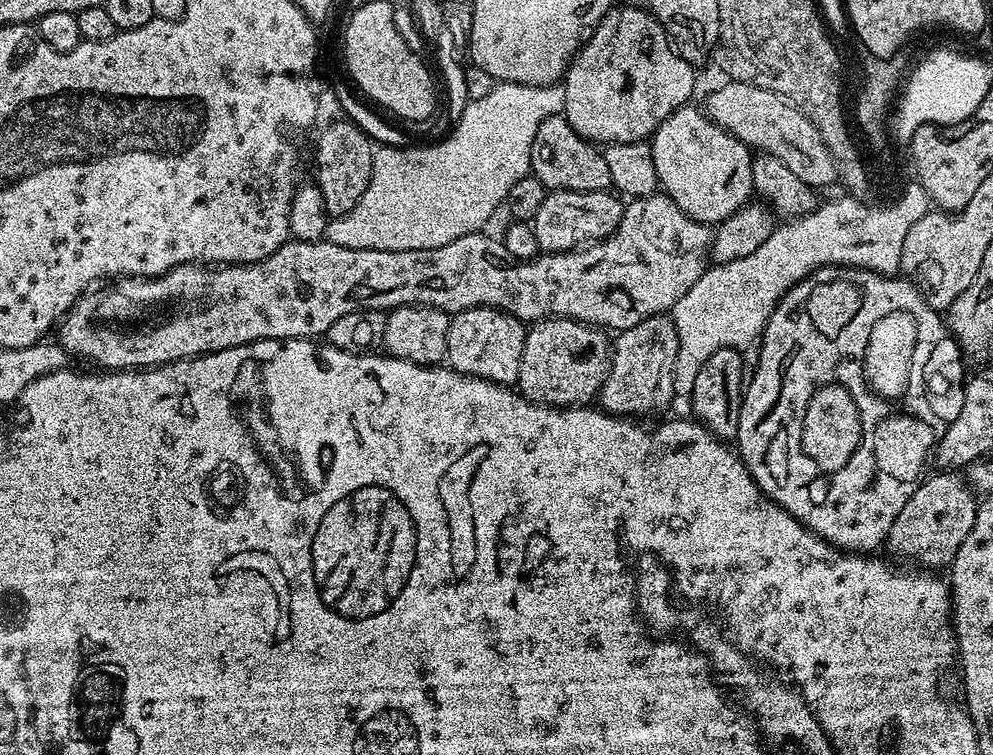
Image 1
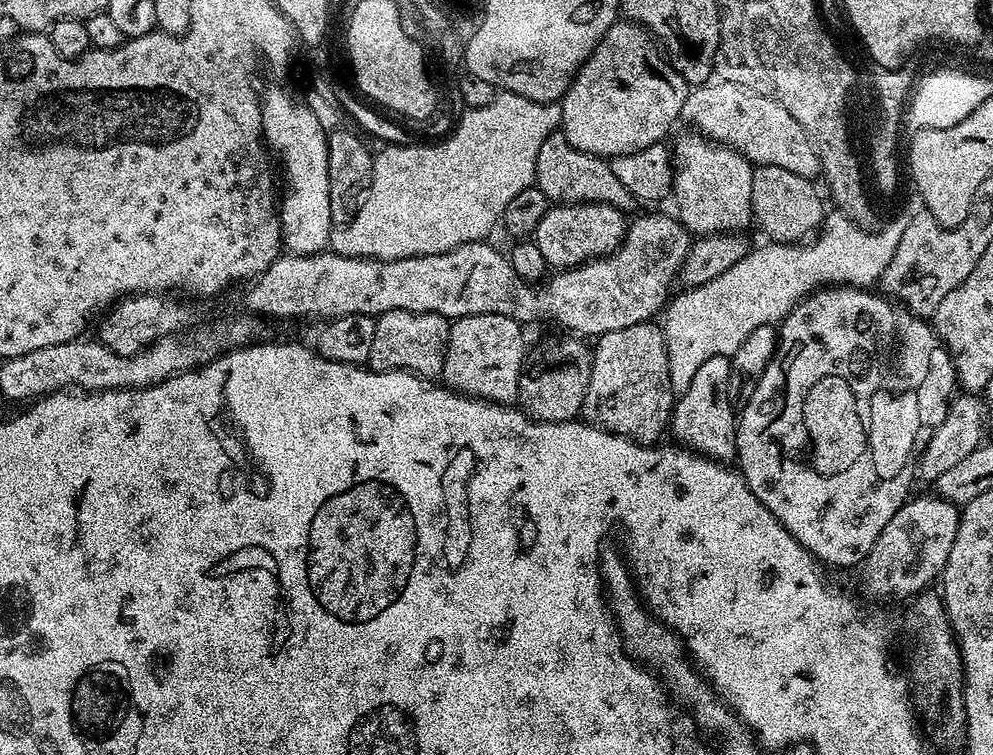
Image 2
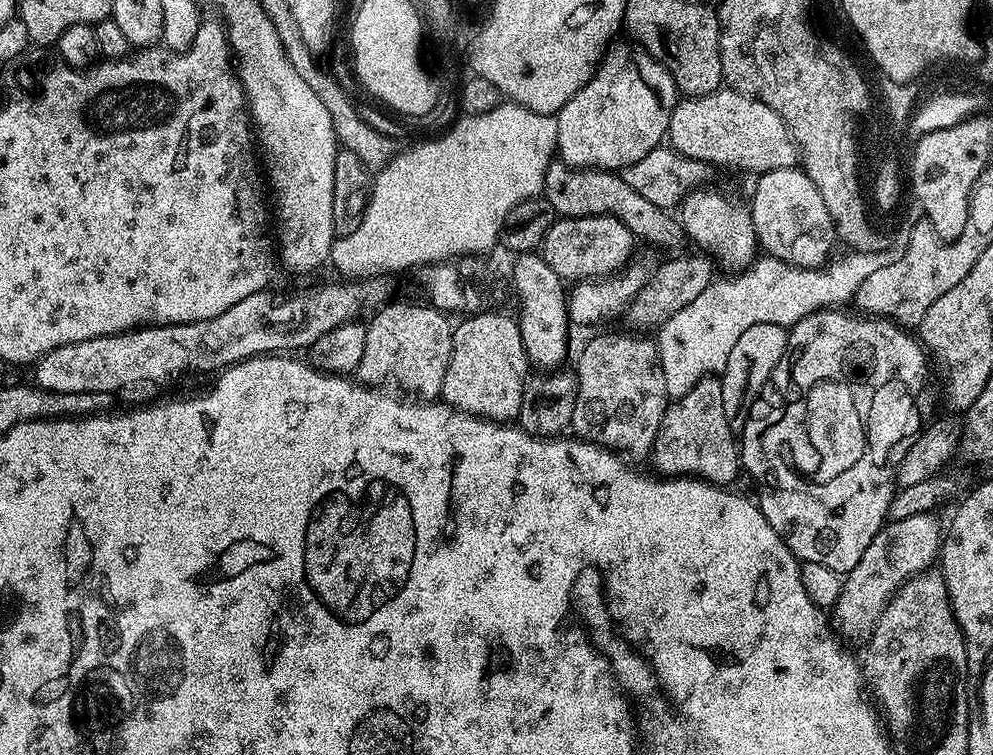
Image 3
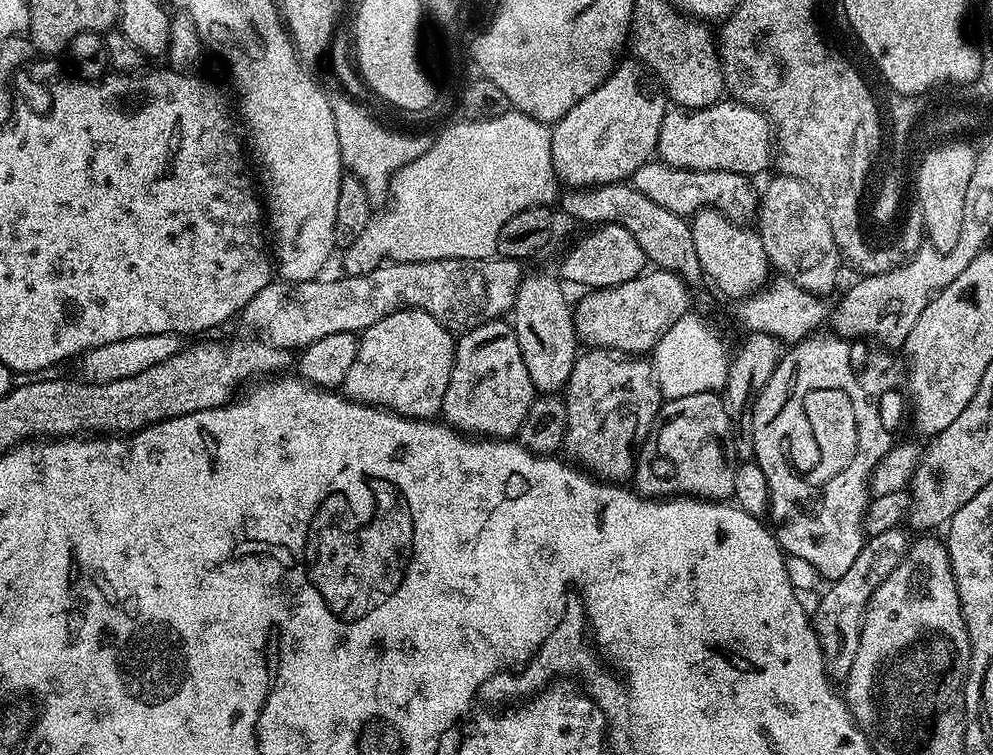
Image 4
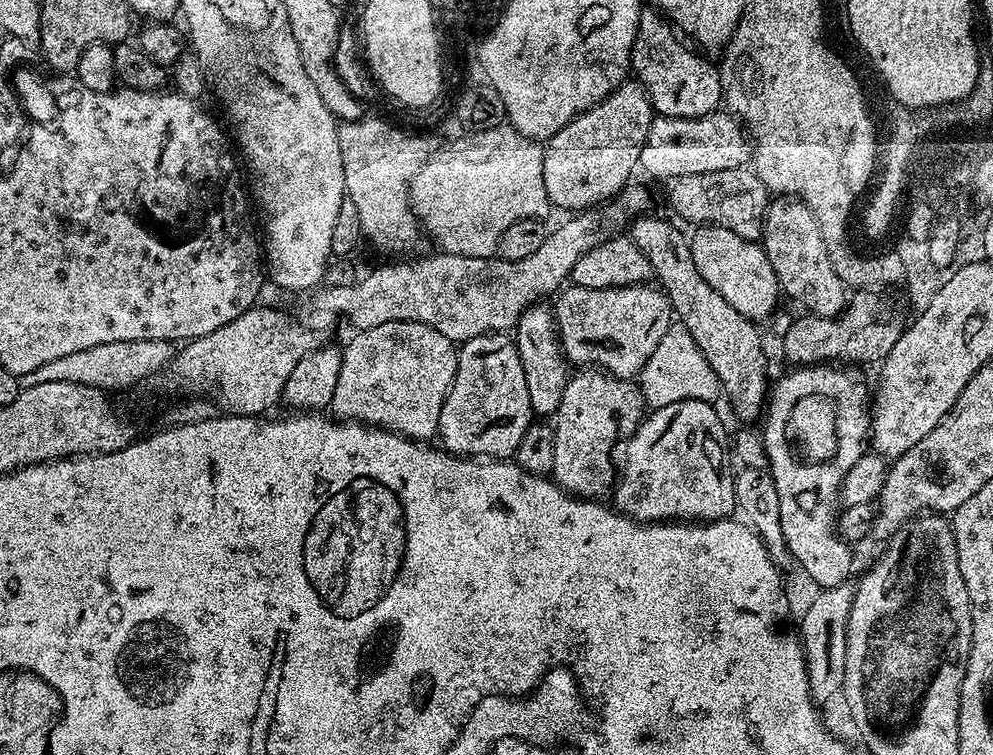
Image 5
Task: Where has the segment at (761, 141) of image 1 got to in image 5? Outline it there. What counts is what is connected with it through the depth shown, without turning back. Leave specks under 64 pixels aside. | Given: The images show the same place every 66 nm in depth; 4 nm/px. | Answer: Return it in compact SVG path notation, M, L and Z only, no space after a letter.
M724 110L702 118L670 118L657 115L642 146L639 167L648 176L667 182L690 174L710 174L714 170L743 168L752 159L750 137L741 121Z

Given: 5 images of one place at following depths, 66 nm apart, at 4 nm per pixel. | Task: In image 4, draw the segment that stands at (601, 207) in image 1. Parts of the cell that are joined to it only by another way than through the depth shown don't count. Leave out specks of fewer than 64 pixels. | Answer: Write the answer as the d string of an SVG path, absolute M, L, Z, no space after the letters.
M602 224L585 232L588 233L578 237L576 244L570 245L568 253L560 260L558 276L561 281L569 285L581 284L584 290L612 288L616 284L630 282L645 271L642 246L634 242L630 230L626 230L623 224Z

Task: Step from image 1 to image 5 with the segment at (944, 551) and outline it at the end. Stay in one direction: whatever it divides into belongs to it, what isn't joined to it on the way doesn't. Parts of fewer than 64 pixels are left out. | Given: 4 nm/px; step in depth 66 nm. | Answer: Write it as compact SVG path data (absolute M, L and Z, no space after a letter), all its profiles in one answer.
M851 583L825 588L810 605L810 610L799 617L798 635L804 647L806 670L812 698L817 705L824 706L827 700L841 695L846 674L846 638L848 637L848 619L850 606L854 602L855 591Z

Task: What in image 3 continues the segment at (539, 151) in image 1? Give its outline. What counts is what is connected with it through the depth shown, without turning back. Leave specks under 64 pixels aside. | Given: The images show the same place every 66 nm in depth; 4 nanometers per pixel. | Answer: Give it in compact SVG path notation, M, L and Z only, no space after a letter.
M556 158L549 163L544 179L544 199L550 202L557 217L613 216L632 232L637 241L657 244L660 248L676 248L685 243L684 228L669 209L654 206L654 202L642 198L631 186L626 186L623 175L603 168L572 168Z

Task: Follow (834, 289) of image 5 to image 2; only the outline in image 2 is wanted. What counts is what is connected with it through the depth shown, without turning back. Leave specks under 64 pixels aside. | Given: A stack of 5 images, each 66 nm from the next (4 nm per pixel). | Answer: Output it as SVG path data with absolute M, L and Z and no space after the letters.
M756 166L752 169L752 214L755 227L765 232L769 241L778 244L794 244L809 239L824 223L826 207L816 193L817 185L798 174L790 174L790 170L782 170L782 166Z

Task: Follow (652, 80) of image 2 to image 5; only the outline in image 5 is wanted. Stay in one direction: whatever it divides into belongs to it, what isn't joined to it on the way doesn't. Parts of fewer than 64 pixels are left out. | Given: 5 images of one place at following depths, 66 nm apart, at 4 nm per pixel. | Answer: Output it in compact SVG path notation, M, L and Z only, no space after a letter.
M629 78L625 84L617 83L605 100L562 126L543 145L542 176L546 178L546 194L553 209L565 208L568 214L583 212L607 204L628 187L653 119L648 91Z

